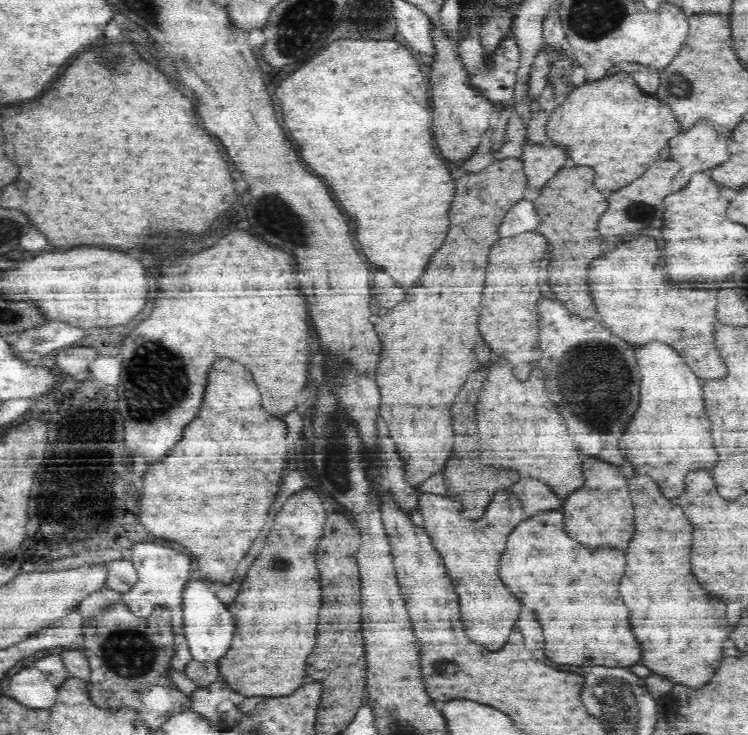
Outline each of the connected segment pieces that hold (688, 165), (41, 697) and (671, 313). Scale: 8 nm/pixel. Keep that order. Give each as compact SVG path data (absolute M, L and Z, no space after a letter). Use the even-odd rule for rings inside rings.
M700 120L696 122L690 130L681 131L678 136L674 136L670 140L670 158L680 164L681 169L674 176L673 186L676 190L680 190L682 186L690 180L695 173L709 171L711 168L718 166L730 156L728 141L726 136L716 132L712 128L712 122L708 120Z
M24 668L10 678L10 697L35 709L48 709L58 702L58 687L48 681L37 668Z
M634 234L628 242L622 242L608 252L602 251L588 264L586 284L600 314L598 319L612 334L635 345L638 345L636 342L664 340L686 358L692 370L702 378L722 378L726 372L719 354L714 354L716 348L698 348L712 344L713 330L718 322L714 318L718 290L698 290L686 288L692 284L670 282L662 268L662 246L658 246L652 236ZM702 350L708 350L706 354L712 354L712 360L694 360L692 354L702 354Z

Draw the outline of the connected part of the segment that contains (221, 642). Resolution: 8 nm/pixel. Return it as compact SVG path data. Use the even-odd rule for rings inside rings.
M190 576L181 588L183 632L195 660L217 661L226 654L234 632L234 615L228 604L222 602L210 588L211 580L204 576Z

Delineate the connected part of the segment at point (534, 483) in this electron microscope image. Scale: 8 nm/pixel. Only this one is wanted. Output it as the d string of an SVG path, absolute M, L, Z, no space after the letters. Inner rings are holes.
M520 478L514 483L514 492L527 517L546 510L560 508L560 496L552 492L552 488L540 478Z

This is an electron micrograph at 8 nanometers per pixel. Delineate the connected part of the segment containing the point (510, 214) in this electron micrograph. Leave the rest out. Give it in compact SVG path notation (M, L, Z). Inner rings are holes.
M528 199L518 201L504 215L499 226L501 238L508 238L523 232L536 231L539 216L535 213L533 203Z

